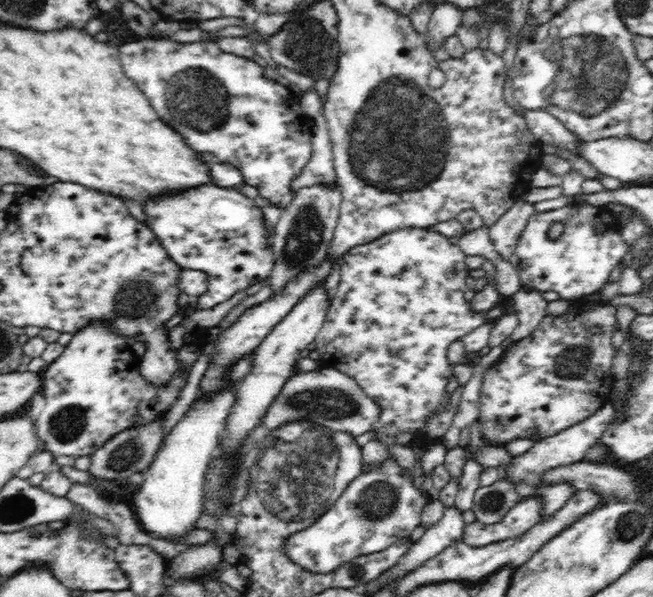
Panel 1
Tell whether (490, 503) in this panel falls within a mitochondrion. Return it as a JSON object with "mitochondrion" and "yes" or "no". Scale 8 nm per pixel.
{"mitochondrion":"yes"}

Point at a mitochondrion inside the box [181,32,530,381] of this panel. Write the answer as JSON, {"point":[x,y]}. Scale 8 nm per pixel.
{"point":[398,142]}

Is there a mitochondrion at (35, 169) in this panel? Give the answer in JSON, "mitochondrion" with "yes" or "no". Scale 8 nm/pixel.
{"mitochondrion":"no"}

